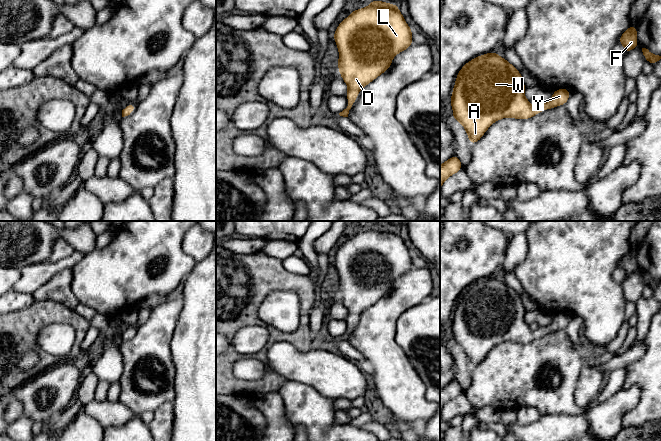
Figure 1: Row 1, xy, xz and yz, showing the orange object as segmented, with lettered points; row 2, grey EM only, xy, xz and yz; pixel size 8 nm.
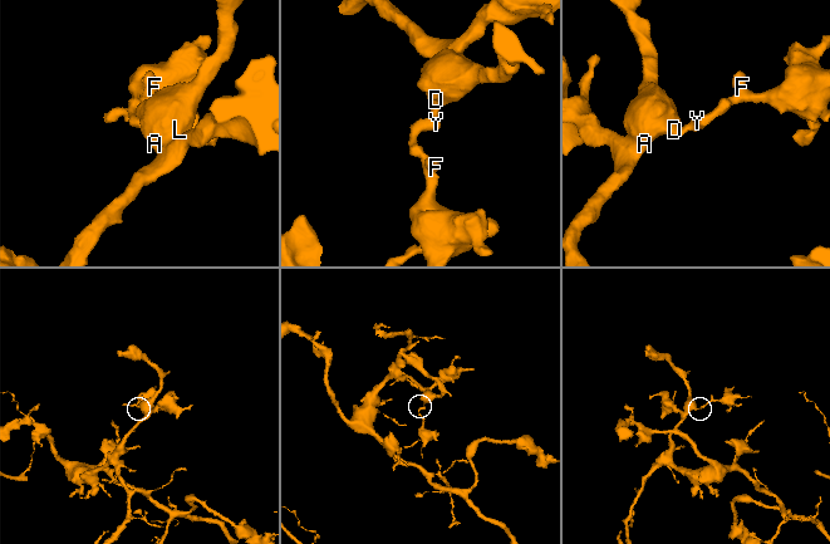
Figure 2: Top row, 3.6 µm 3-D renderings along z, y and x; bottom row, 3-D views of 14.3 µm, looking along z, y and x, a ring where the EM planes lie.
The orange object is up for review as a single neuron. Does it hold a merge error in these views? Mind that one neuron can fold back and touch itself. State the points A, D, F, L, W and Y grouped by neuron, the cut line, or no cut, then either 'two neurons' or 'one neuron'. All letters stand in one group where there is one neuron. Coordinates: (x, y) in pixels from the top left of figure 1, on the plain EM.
groups A D F L W Y; cut none; one neuron

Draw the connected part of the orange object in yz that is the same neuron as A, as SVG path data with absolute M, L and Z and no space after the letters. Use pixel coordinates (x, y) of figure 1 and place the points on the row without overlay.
M496 275L480 279L467 286L456 300L450 327L453 344L460 346L468 359L470 369L478 366L488 352L505 341L526 344L551 332L565 329L571 316L566 312L553 315L552 322L533 331L525 322L525 308L521 297Z

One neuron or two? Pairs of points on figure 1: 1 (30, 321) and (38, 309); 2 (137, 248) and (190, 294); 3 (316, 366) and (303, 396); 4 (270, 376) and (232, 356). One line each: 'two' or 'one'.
1: one
2: two
3: two
4: one

